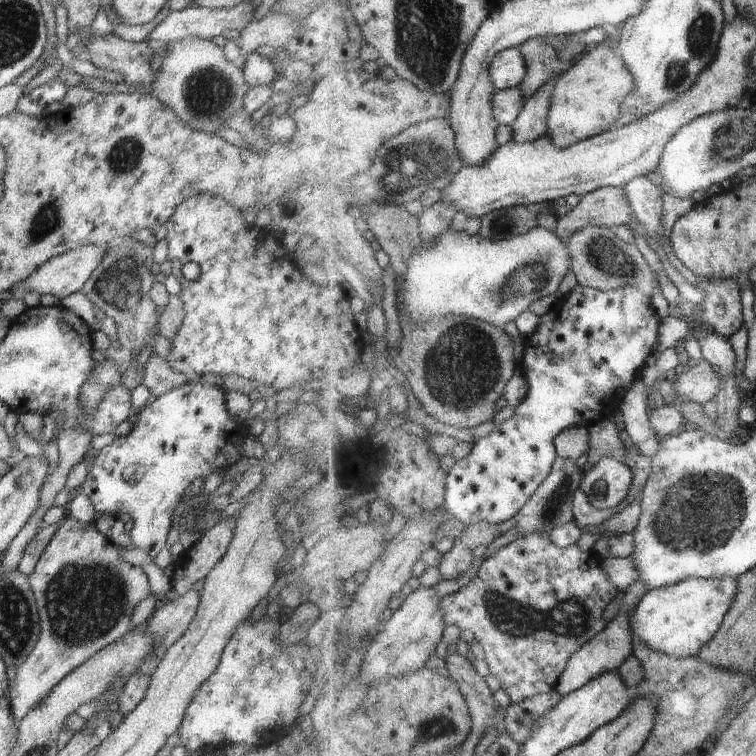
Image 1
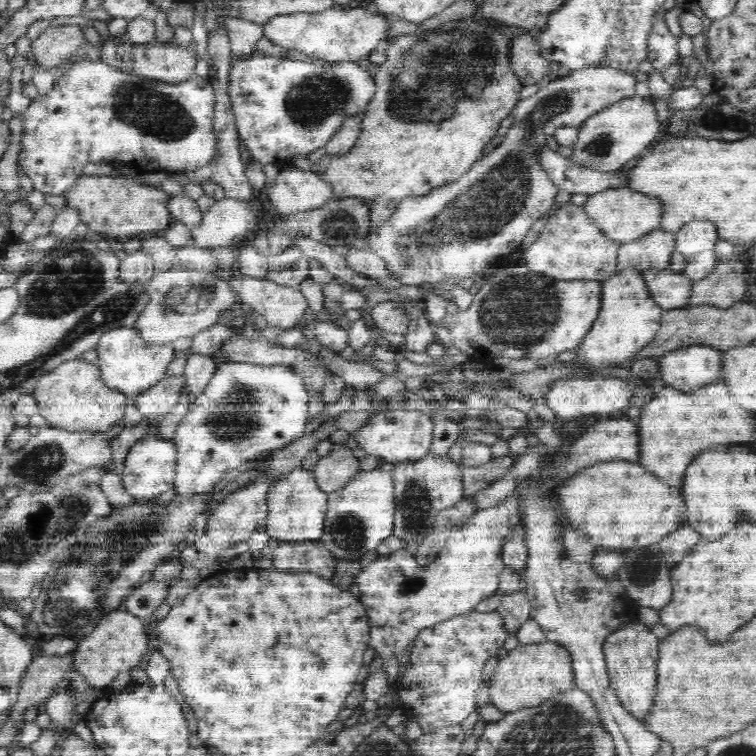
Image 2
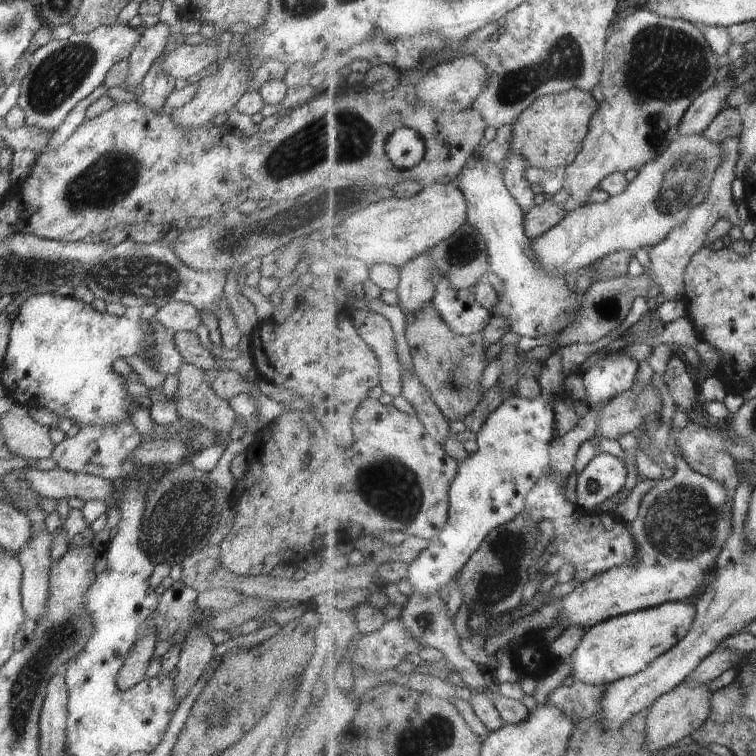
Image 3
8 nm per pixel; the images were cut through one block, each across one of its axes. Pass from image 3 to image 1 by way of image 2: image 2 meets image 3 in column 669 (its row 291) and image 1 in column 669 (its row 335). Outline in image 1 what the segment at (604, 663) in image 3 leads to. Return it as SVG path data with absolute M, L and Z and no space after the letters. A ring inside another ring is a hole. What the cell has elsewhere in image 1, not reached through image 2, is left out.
M688 578L674 586L652 589L633 614L635 638L644 640L654 650L662 650L678 658L699 657L704 646L708 646L720 628L740 594L739 578Z

